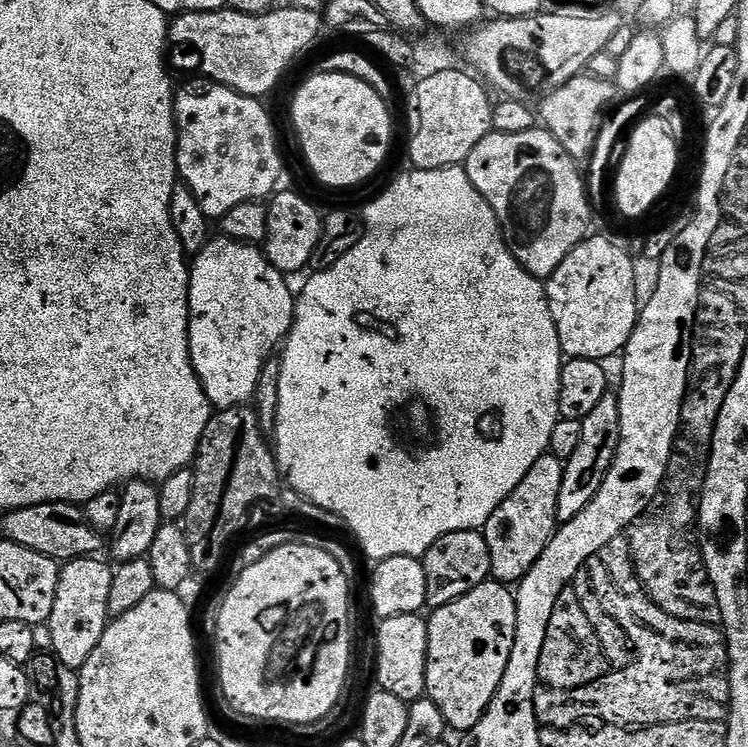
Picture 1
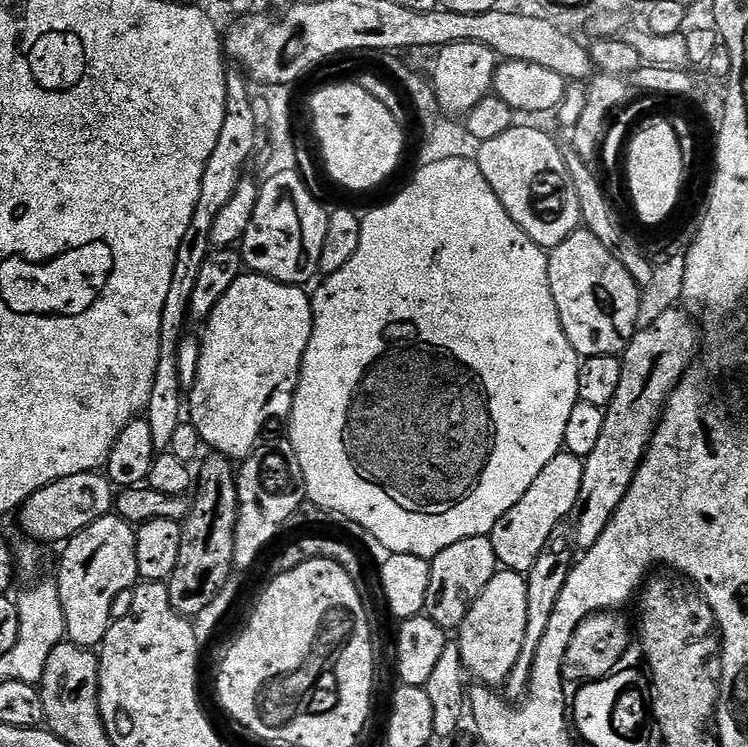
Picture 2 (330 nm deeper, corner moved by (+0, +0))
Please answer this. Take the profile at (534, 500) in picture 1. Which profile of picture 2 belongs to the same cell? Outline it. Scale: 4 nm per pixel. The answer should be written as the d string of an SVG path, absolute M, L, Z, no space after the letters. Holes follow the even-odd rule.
M562 450L554 458L550 458L550 462L546 462L542 474L538 474L538 478L534 478L530 490L526 490L526 494L522 494L522 498L518 498L518 502L514 506L510 506L510 510L506 510L506 514L502 514L502 518L498 518L498 522L490 534L490 539L497 561L507 571L526 574L534 566L534 562L538 562L538 554L542 554L550 534L554 534L554 530L561 527L575 512L578 490L582 490L583 473L583 459Z

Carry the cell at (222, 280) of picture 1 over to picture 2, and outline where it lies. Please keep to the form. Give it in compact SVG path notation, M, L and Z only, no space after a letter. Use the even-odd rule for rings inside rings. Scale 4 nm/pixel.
M242 274L234 282L234 286L230 286L230 290L226 292L218 302L218 306L214 308L211 315L206 321L204 336L200 343L200 361L198 362L197 378L194 382L190 395L186 400L186 412L190 415L190 422L198 430L201 441L205 445L212 447L213 453L221 456L227 456L233 462L243 462L256 451L261 443L262 437L265 435L264 427L271 420L287 421L292 415L292 403L294 402L294 394L296 393L296 384L300 380L300 367L302 366L302 358L306 354L306 348L312 337L312 297L303 287L294 284L280 284L276 280L271 280L265 276L257 276L255 274Z

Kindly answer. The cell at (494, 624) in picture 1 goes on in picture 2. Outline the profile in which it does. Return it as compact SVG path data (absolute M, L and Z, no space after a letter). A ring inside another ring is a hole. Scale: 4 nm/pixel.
M496 571L460 624L458 643L465 673L481 685L503 685L510 670L514 670L514 662L518 662L518 654L522 654L522 642L526 638L527 585L527 579L521 573Z

